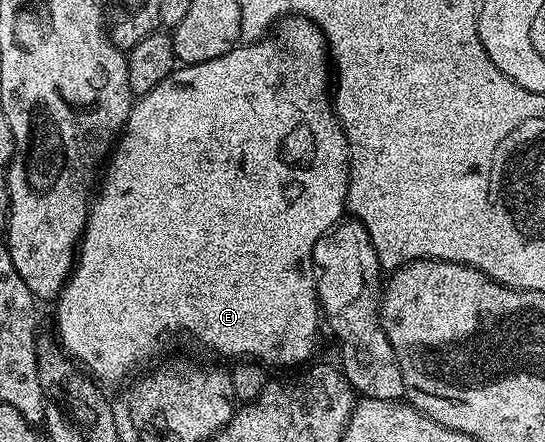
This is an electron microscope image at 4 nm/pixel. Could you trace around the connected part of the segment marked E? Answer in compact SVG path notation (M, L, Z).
M284 17L277 26L278 33L280 46L274 45L271 39L240 43L217 59L176 67L168 77L161 79L161 83L157 83L157 87L153 87L153 91L132 104L129 119L110 154L101 188L91 202L75 268L53 305L55 329L59 332L57 340L63 352L78 362L96 382L104 386L121 384L138 365L145 364L154 353L161 352L167 340L178 333L192 337L197 344L212 349L219 357L250 359L264 367L303 367L312 360L310 357L314 355L315 344L319 341L321 310L319 292L315 289L315 260L311 256L317 239L344 220L351 163L347 156L347 140L329 96L329 85L327 89L329 50L323 32L304 17Z

